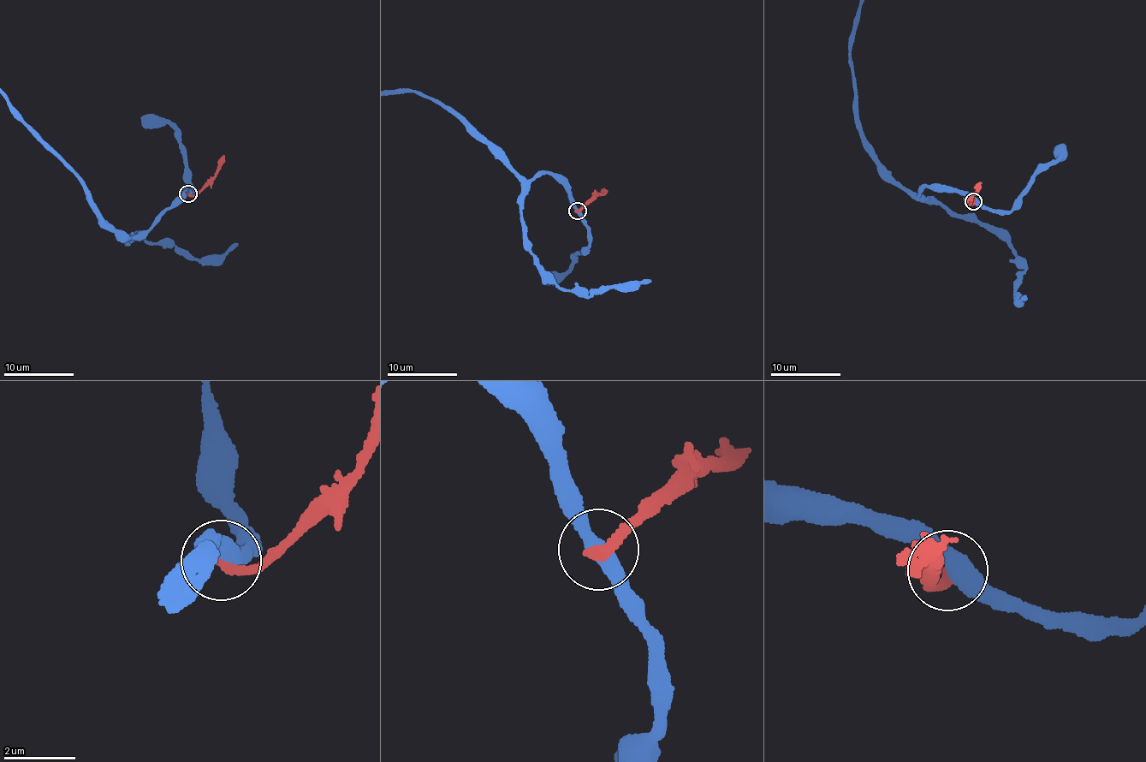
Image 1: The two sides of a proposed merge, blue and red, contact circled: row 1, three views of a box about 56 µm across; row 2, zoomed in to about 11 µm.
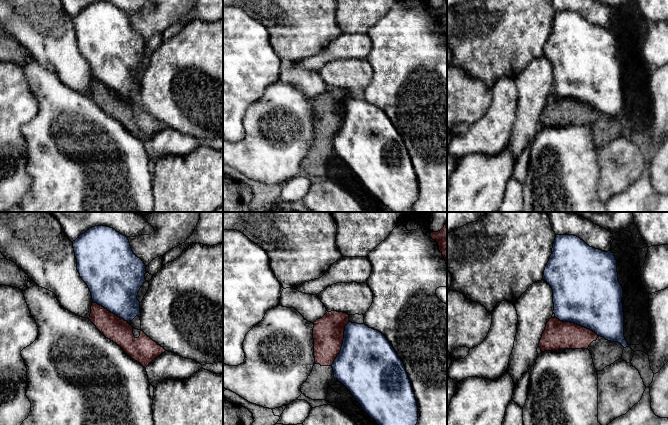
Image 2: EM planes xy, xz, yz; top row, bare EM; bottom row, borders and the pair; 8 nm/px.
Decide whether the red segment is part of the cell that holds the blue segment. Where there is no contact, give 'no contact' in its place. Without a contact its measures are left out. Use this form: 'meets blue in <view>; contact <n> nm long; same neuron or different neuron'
meets blue in xz; contact 380 nm long; different neuron

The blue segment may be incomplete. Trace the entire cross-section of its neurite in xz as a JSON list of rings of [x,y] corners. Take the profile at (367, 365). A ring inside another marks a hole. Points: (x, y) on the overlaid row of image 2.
[[[349,322],[345,326],[341,350],[332,364],[334,378],[341,382],[353,395],[363,410],[378,425],[416,425],[418,406],[405,366],[387,338],[365,324]]]

